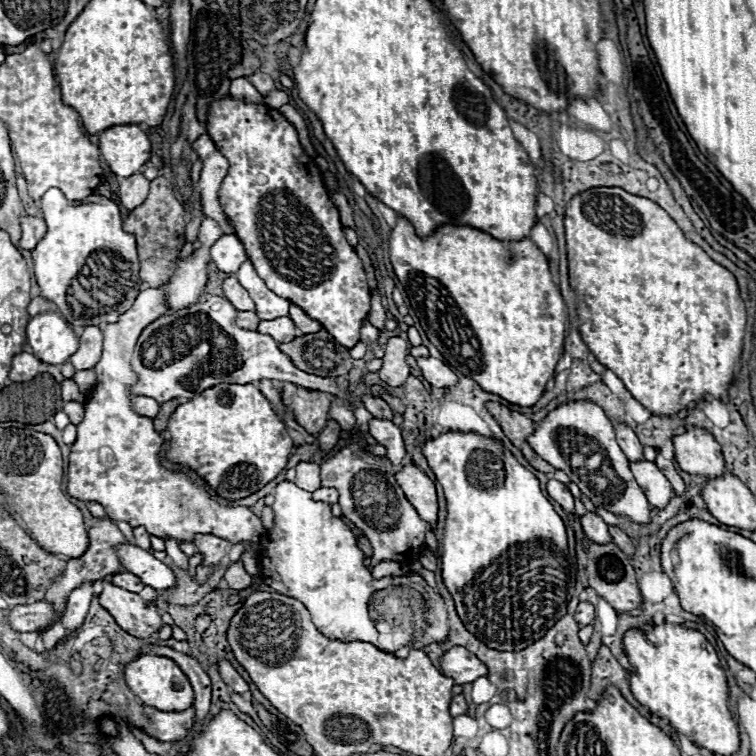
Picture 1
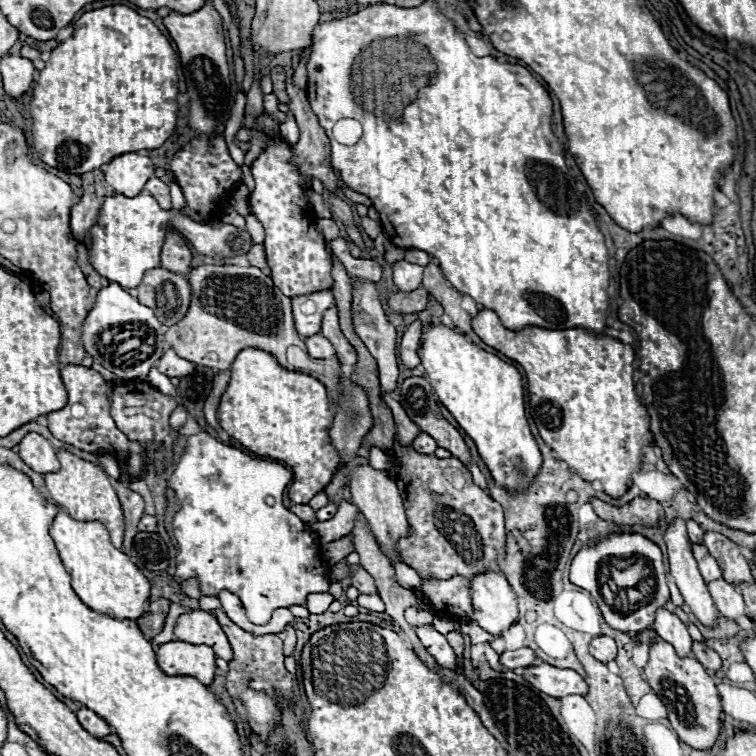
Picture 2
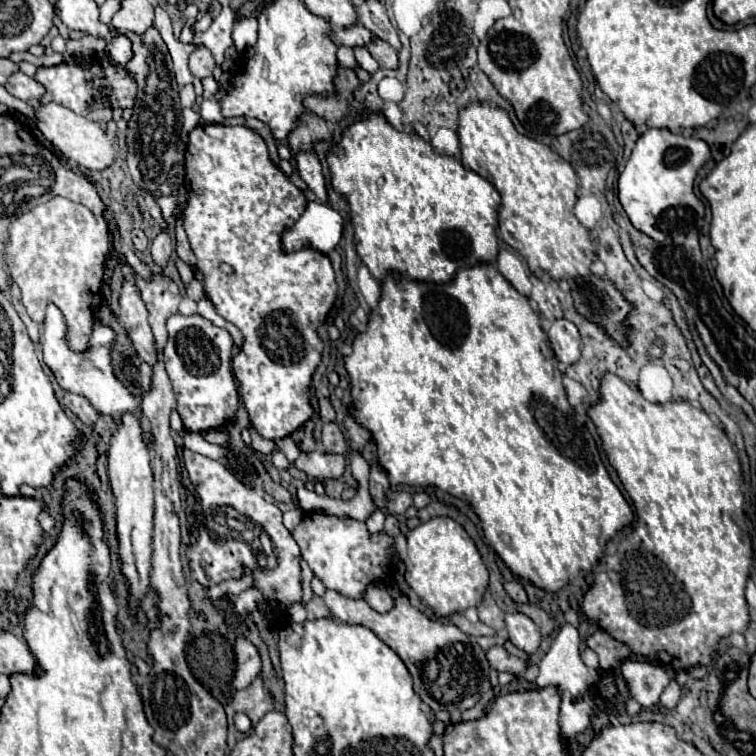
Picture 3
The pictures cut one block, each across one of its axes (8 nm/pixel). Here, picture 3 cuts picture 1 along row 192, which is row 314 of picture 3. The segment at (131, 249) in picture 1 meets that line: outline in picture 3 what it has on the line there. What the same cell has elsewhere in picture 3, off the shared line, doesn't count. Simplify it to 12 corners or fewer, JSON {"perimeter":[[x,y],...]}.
{"perimeter":[[46,308],[44,362],[66,392],[120,420],[140,398],[114,374],[116,332],[94,318],[88,352],[72,352],[66,320]]}

